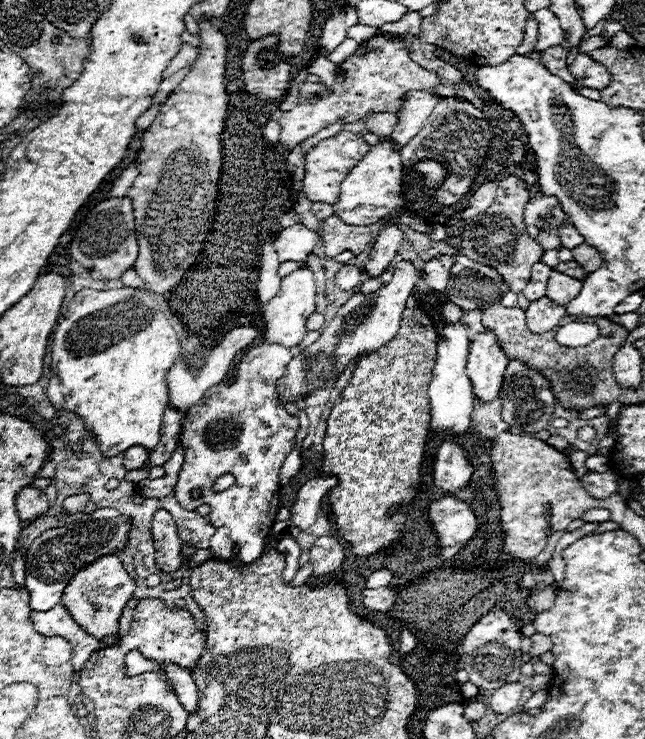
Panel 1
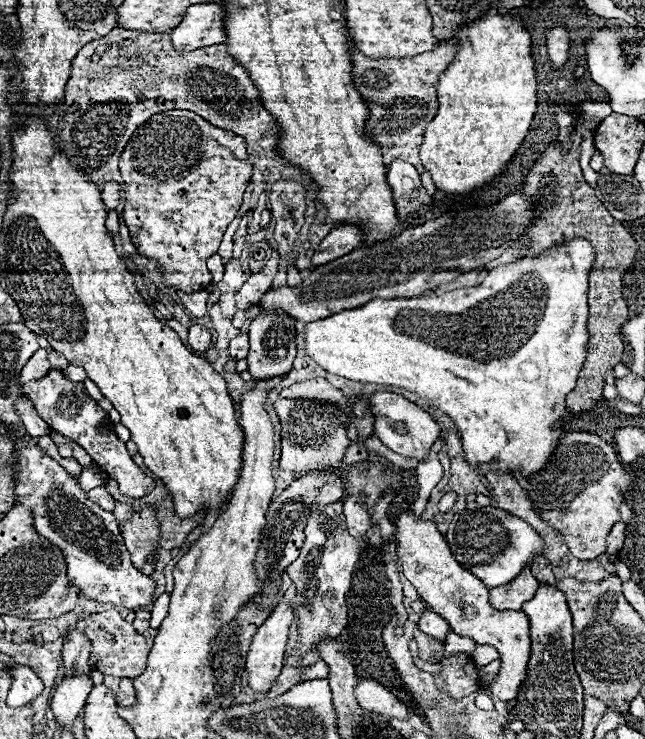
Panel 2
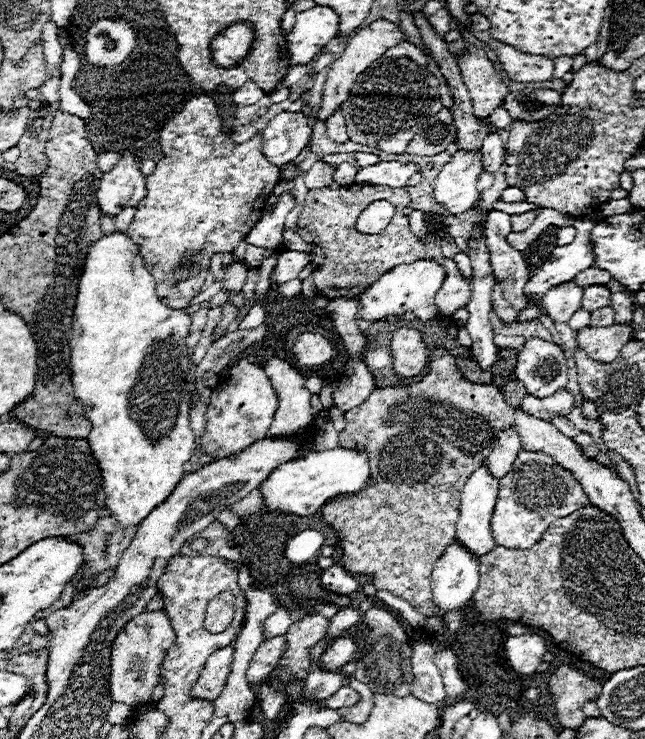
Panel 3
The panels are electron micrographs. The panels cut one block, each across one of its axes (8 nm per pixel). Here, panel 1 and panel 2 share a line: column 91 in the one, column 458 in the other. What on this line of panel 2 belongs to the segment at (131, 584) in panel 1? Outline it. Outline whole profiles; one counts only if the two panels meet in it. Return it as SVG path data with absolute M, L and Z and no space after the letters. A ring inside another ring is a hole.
M410 506L402 508L392 520L394 524L394 542L396 542L396 552L398 560L402 562L404 576L408 578L410 584L416 586L420 598L436 612L440 614L450 628L456 634L472 638L476 644L488 644L494 646L500 656L502 656L502 668L492 682L488 684L486 678L479 675L478 686L484 692L490 692L492 696L508 702L518 696L520 684L526 678L526 668L528 668L528 658L530 658L530 624L526 614L516 612L516 610L492 610L488 604L488 588L474 578L468 570L458 566L456 558L452 556L448 542L444 536L438 532L436 524L432 520L422 520L420 516L416 518L410 510Z

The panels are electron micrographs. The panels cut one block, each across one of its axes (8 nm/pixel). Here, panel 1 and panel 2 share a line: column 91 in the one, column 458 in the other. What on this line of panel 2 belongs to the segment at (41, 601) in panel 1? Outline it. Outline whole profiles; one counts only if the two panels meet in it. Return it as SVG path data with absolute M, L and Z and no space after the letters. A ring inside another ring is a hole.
M476 506L454 514L446 540L460 566L470 570L488 588L506 586L512 582L526 566L532 566L544 550L544 540L532 526L494 506Z

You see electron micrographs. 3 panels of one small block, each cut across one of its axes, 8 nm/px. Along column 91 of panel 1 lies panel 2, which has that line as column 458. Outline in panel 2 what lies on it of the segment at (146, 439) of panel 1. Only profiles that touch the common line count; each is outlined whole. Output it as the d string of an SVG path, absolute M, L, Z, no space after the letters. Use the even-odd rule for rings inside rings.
M576 238L576 240L570 240L562 246L556 246L554 250L546 250L546 254L540 254L534 260L516 260L516 262L498 266L498 268L490 270L486 274L484 282L474 286L474 288L460 288L460 290L446 292L442 296L392 298L392 300L374 298L374 300L370 300L368 304L364 304L360 308L342 310L338 314L328 316L328 318L310 322L304 328L306 352L318 366L322 366L326 372L330 372L334 376L342 376L342 378L364 382L364 384L400 386L400 388L406 388L410 392L416 392L418 396L424 396L424 400L428 400L432 406L440 408L444 414L448 414L454 420L454 424L460 432L460 440L462 440L462 446L464 446L466 460L472 466L482 466L482 468L498 466L498 470L506 470L506 472L520 470L524 476L528 476L534 470L540 470L544 466L544 462L548 462L548 458L554 452L554 446L558 444L558 440L562 436L562 432L554 432L550 426L554 422L558 422L558 418L562 418L562 414L566 412L564 398L570 390L574 390L580 366L582 366L584 356L586 356L586 342L588 342L588 332L586 332L588 302L586 302L586 294L588 294L588 272L590 272L592 262L594 262L594 250L592 250L590 242L586 242L582 238Z

